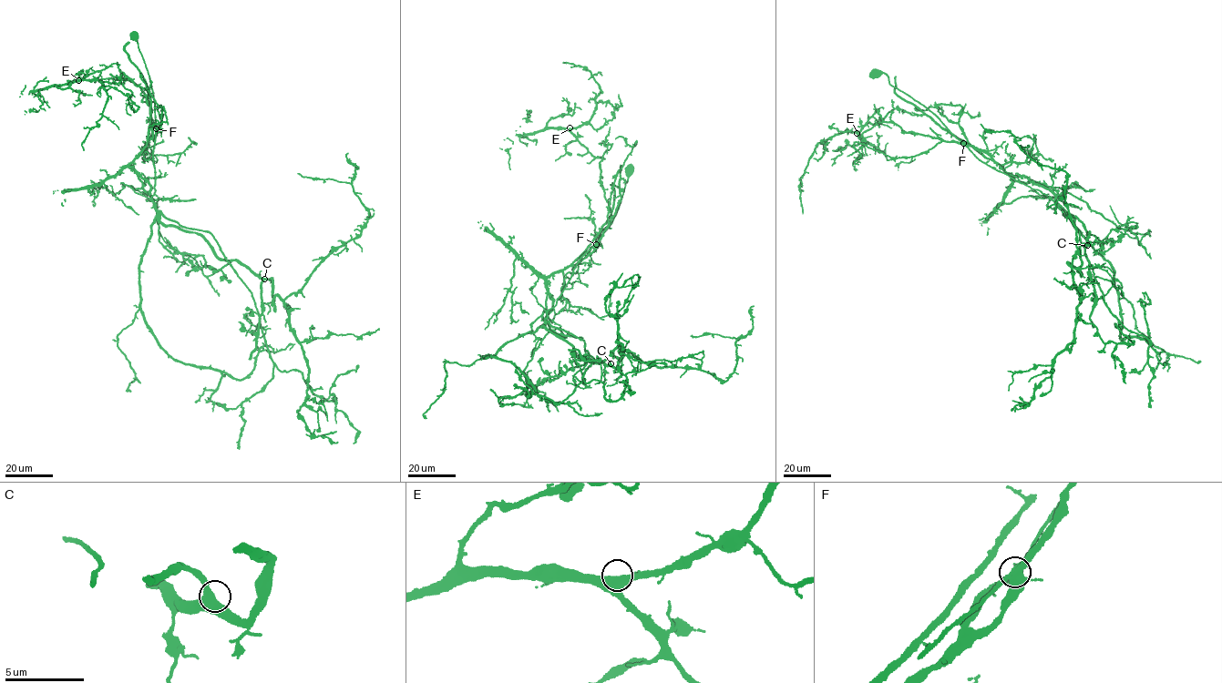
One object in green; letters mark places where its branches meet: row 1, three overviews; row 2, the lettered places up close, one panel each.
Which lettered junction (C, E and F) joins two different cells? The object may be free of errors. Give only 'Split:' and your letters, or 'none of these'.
Split: F

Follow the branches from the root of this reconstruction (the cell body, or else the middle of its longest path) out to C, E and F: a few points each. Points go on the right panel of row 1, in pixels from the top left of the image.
C: (875, 73), (884, 72), (890, 84), (927, 107), (982, 162), (1074, 216), (1089, 232), (1087, 245)
E: (875, 73), (884, 72), (962, 142), (990, 158), (927, 116), (901, 109), (878, 123), (873, 108), (857, 133)
F: (875, 73), (884, 72), (890, 84), (927, 107), (963, 143)

